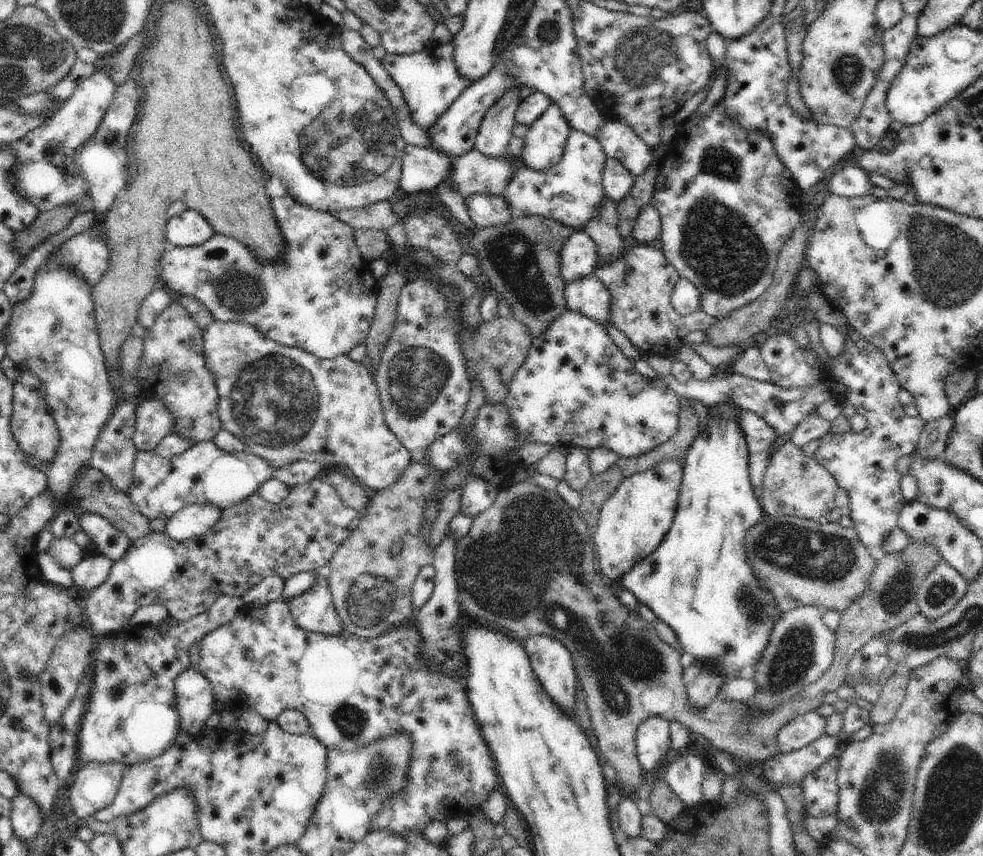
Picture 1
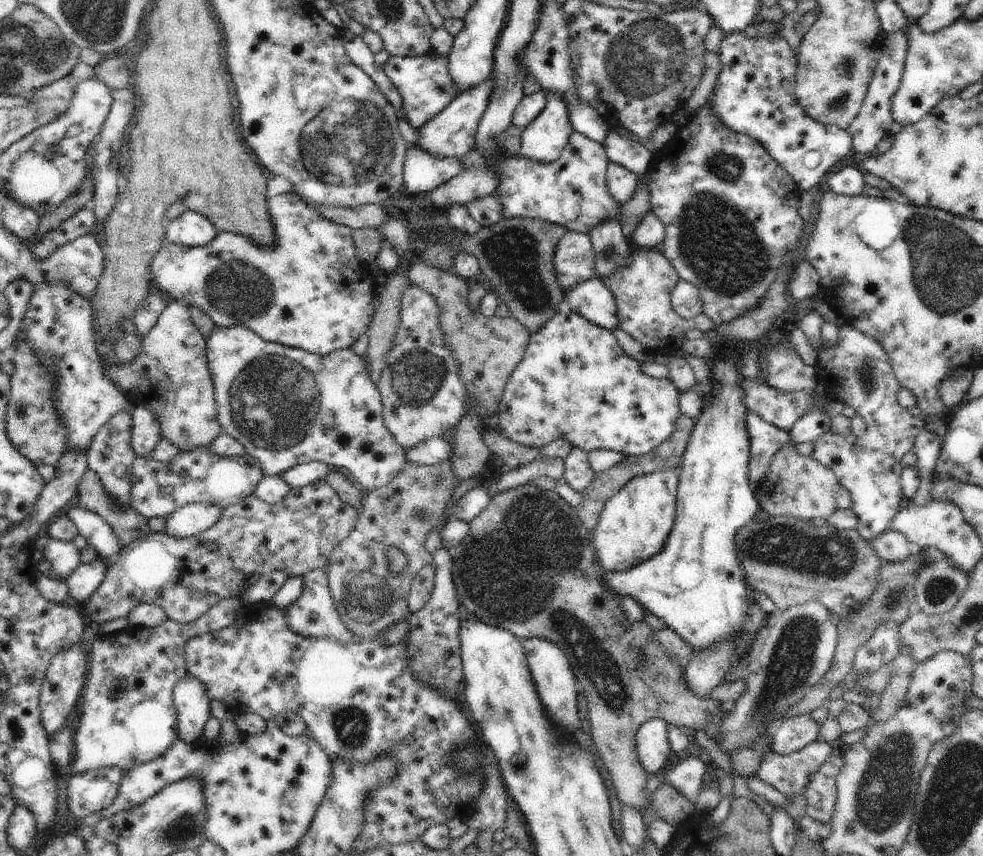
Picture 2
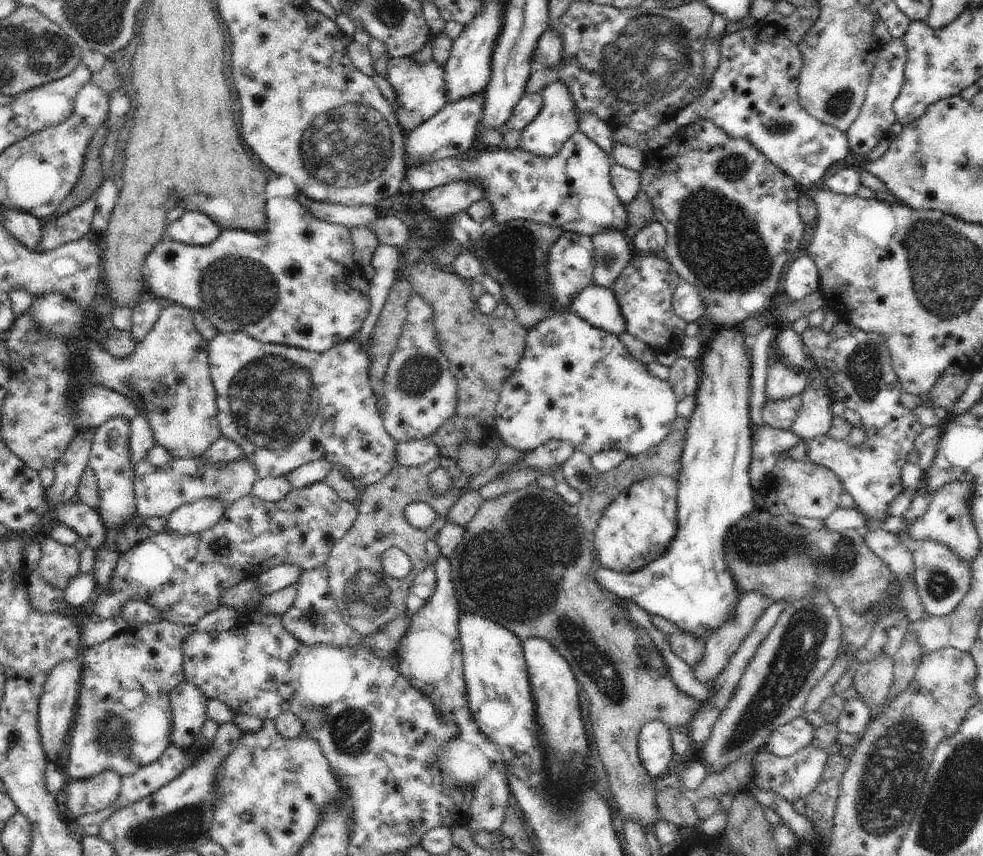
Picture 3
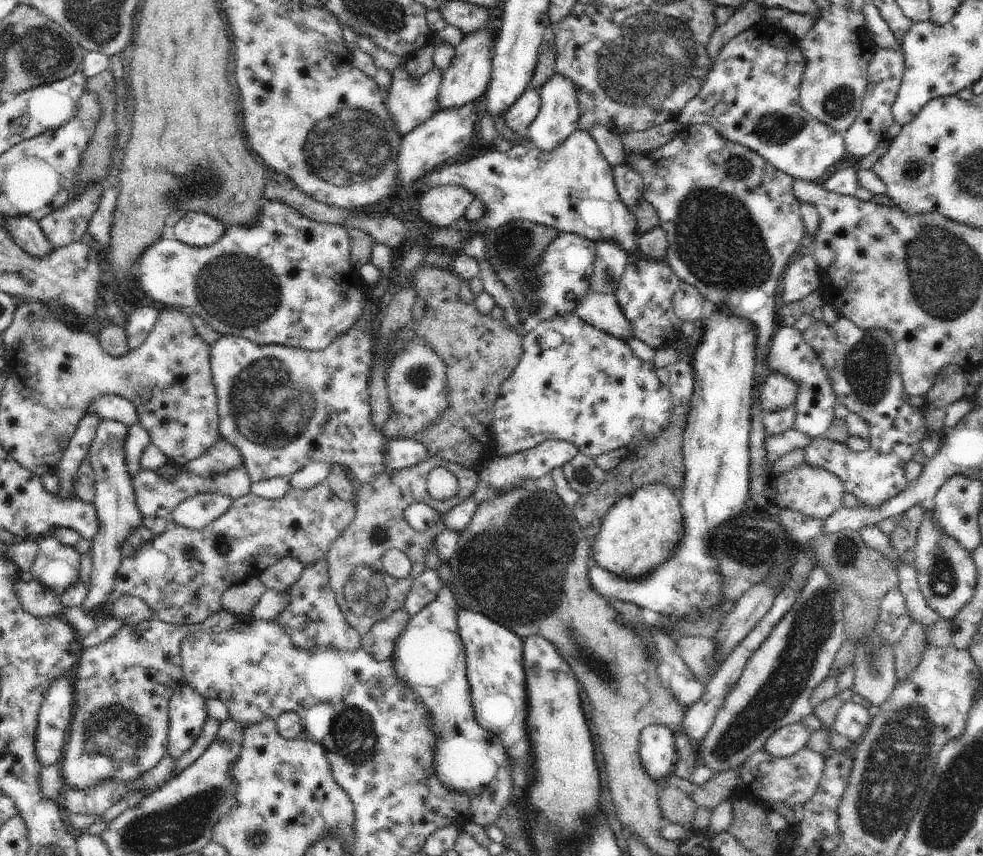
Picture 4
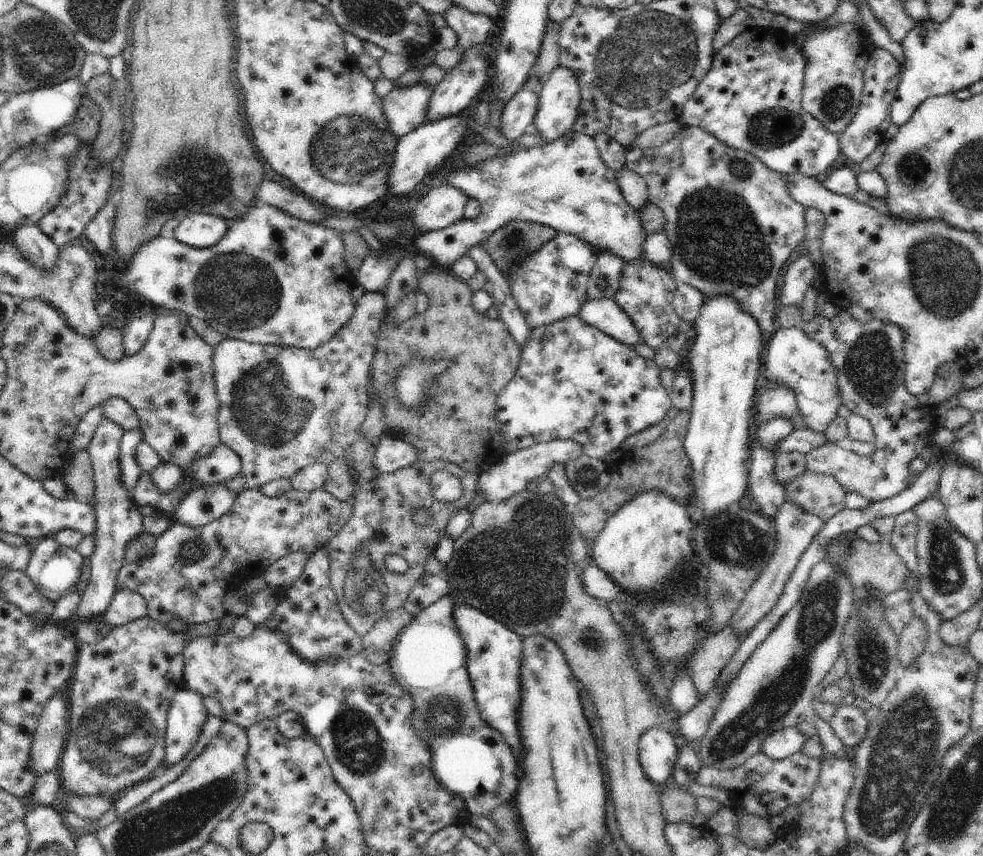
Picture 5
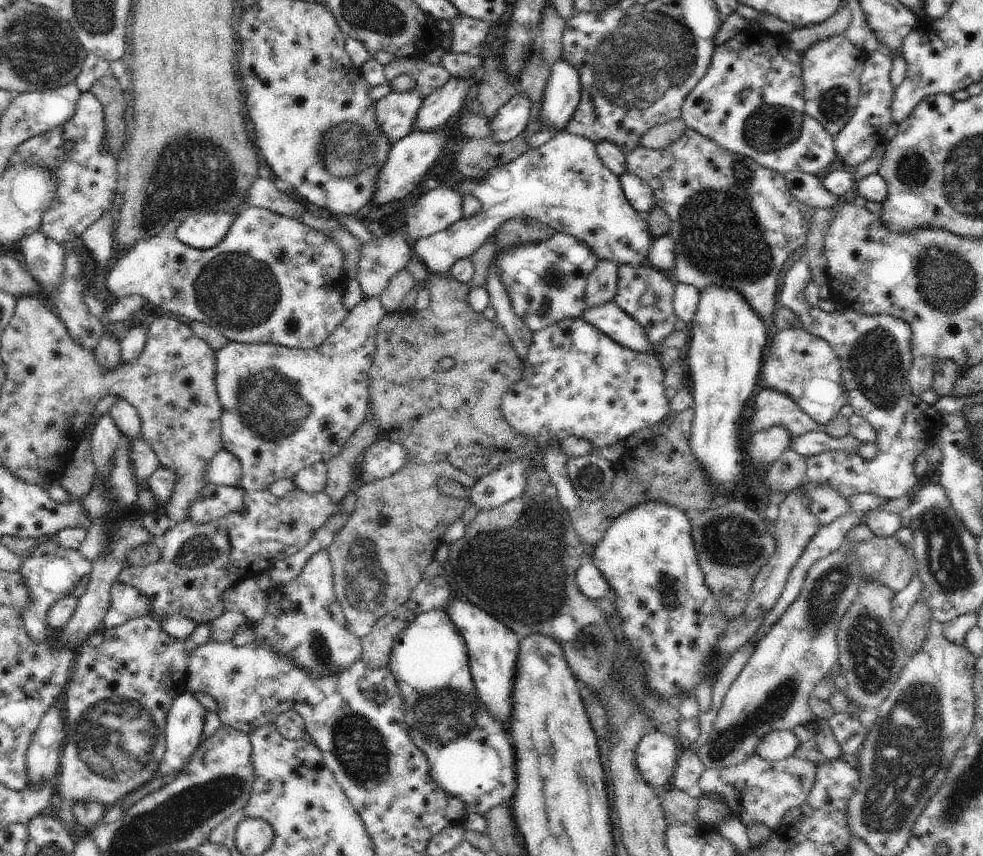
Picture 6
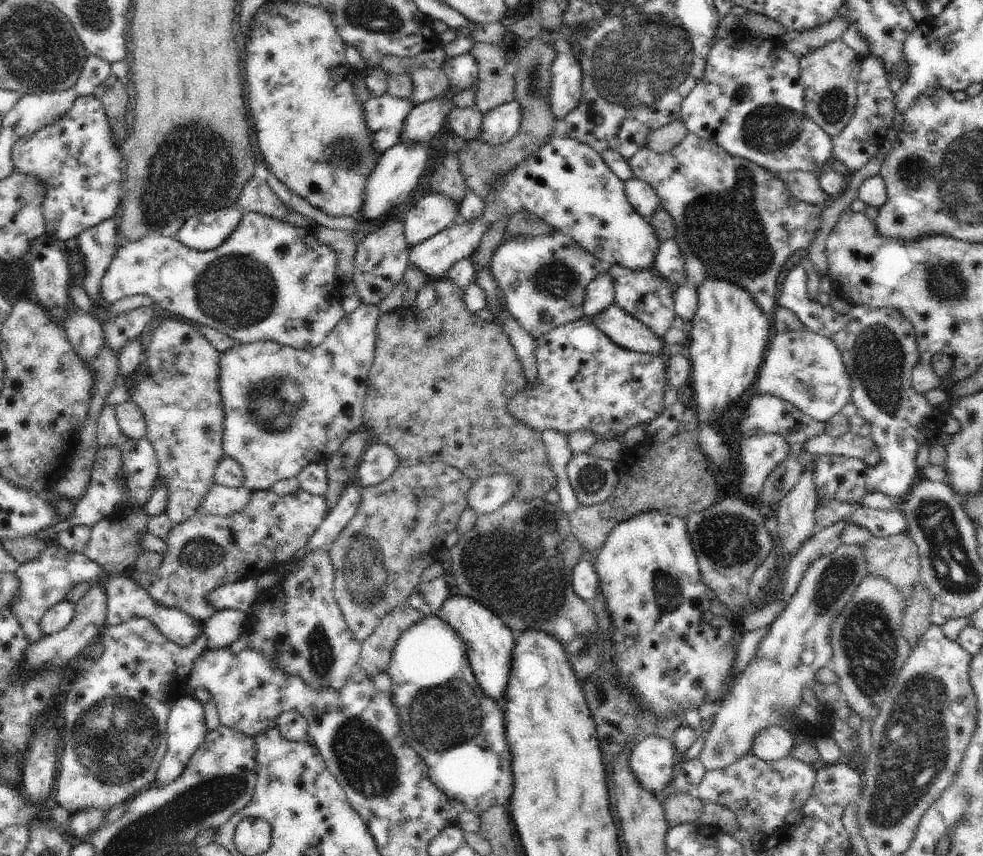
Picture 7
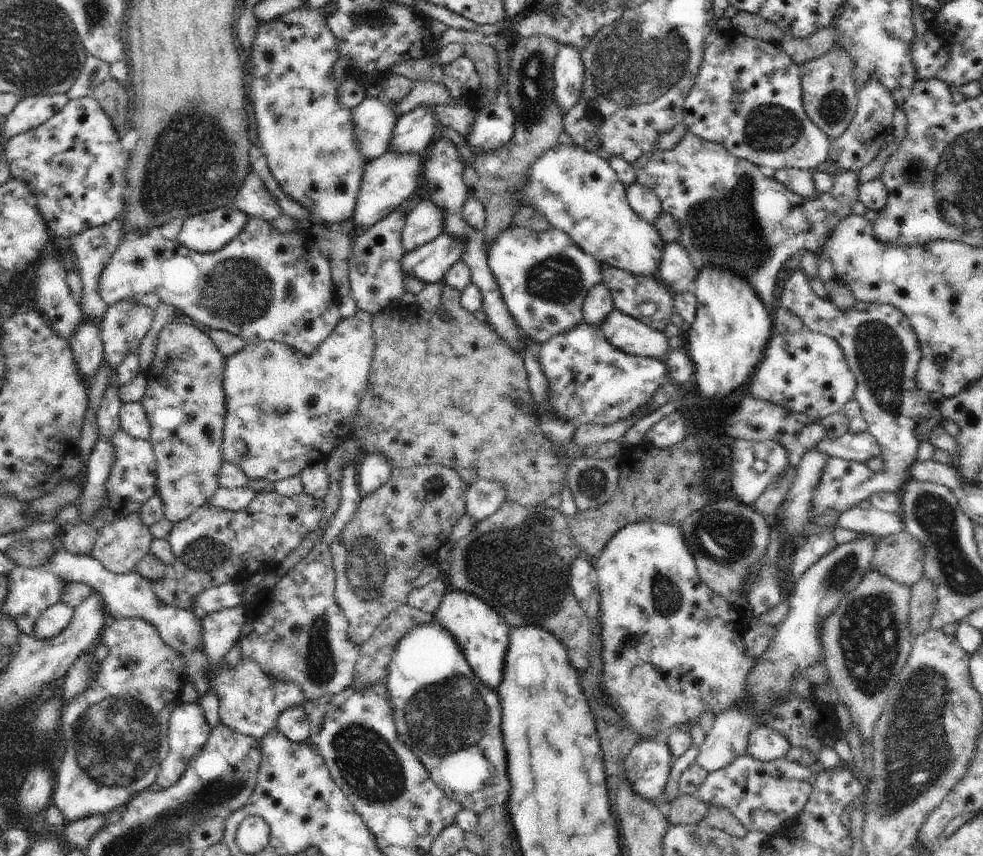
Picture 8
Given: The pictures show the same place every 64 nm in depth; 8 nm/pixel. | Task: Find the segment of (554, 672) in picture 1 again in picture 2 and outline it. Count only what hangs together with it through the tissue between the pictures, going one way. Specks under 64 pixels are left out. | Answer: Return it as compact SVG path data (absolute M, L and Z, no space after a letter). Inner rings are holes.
M540 637L529 638L528 642L523 641L522 643L540 702L544 702L548 714L552 714L552 720L560 722L560 726L564 726L564 730L578 732L578 728L580 728L580 718L578 718L578 708L576 708L578 682L568 657L556 644Z

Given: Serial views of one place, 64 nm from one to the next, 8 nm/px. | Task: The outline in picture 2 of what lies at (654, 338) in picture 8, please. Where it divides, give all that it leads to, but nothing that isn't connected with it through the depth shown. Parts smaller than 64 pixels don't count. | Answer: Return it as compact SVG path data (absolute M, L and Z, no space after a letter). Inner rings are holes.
M596 277L574 286L565 296L575 313L608 330L618 328L618 308L614 294Z

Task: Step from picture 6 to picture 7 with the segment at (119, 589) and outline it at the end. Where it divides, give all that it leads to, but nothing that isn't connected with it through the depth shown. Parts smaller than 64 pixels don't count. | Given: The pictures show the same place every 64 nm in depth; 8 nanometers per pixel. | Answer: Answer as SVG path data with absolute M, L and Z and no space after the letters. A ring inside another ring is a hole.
M55 541L51 542L44 552L40 552L38 558L21 564L14 572L14 576L18 579L20 590L18 590L18 596L12 600L12 604L8 604L8 608L10 608L10 612L14 612L14 616L20 622L29 642L38 642L44 636L42 628L40 628L40 620L44 613L57 602L66 599L66 594L74 588L74 585L83 582L87 582L89 585L98 584L98 582L104 584L108 610L105 614L105 627L122 624L132 617L147 618L160 629L166 640L174 642L182 648L190 646L203 631L203 623L194 620L190 614L176 608L160 606L154 598L151 598L146 588L138 586L132 580L130 573L112 574L110 571L104 570L97 562L90 560L83 552L70 552L60 547Z

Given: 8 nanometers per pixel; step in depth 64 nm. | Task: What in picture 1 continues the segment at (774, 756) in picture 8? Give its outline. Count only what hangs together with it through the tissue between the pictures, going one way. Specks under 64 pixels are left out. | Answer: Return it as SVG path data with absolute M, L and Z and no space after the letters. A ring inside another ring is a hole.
M816 710L796 716L778 730L778 752L786 754L808 746L824 734L826 724L828 719L820 716Z

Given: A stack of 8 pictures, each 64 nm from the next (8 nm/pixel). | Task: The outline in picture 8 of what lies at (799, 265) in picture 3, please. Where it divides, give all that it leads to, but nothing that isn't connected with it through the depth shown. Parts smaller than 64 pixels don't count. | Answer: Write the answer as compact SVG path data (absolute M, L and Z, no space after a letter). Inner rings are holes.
M800 269L793 273L790 280L783 286L781 306L791 310L803 322L808 330L832 337L842 348L848 362L850 372L854 374L858 388L854 393L854 400L858 401L859 414L869 426L869 432L876 438L882 448L884 470L873 472L866 464L849 461L840 457L828 458L828 466L824 466L822 478L814 490L812 498L812 519L828 510L841 514L856 507L859 502L868 499L875 492L901 493L901 489L908 479L908 470L917 460L917 450L920 444L930 440L930 434L936 426L945 425L944 417L939 409L939 403L932 400L929 394L918 388L916 371L921 359L918 336L910 321L901 310L888 304L878 302L856 302L850 310L840 310L828 298L820 298L808 284L805 272Z

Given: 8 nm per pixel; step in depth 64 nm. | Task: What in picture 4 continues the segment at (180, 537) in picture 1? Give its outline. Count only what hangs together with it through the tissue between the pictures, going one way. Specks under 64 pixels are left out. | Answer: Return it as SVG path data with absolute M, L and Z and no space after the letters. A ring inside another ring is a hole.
M203 493L184 500L168 517L169 527L200 531L221 518L233 500L219 493Z

